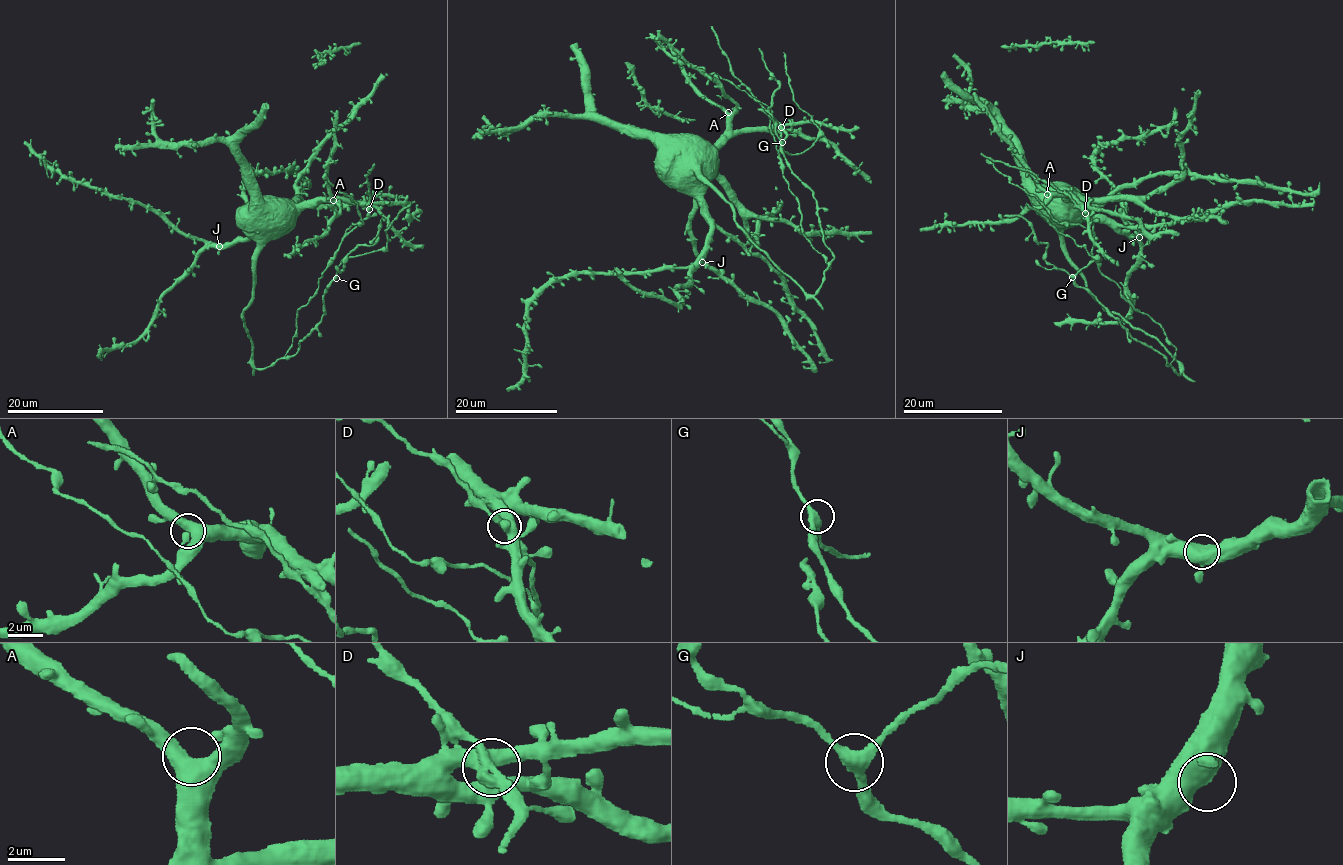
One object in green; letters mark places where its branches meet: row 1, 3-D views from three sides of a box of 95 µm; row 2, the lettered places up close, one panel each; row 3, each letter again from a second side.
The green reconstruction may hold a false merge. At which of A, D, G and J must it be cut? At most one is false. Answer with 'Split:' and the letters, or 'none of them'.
Split: none of them

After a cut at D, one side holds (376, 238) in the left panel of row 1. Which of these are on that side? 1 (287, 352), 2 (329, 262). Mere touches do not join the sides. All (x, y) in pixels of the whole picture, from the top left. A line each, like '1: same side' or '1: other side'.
1: same side
2: other side

